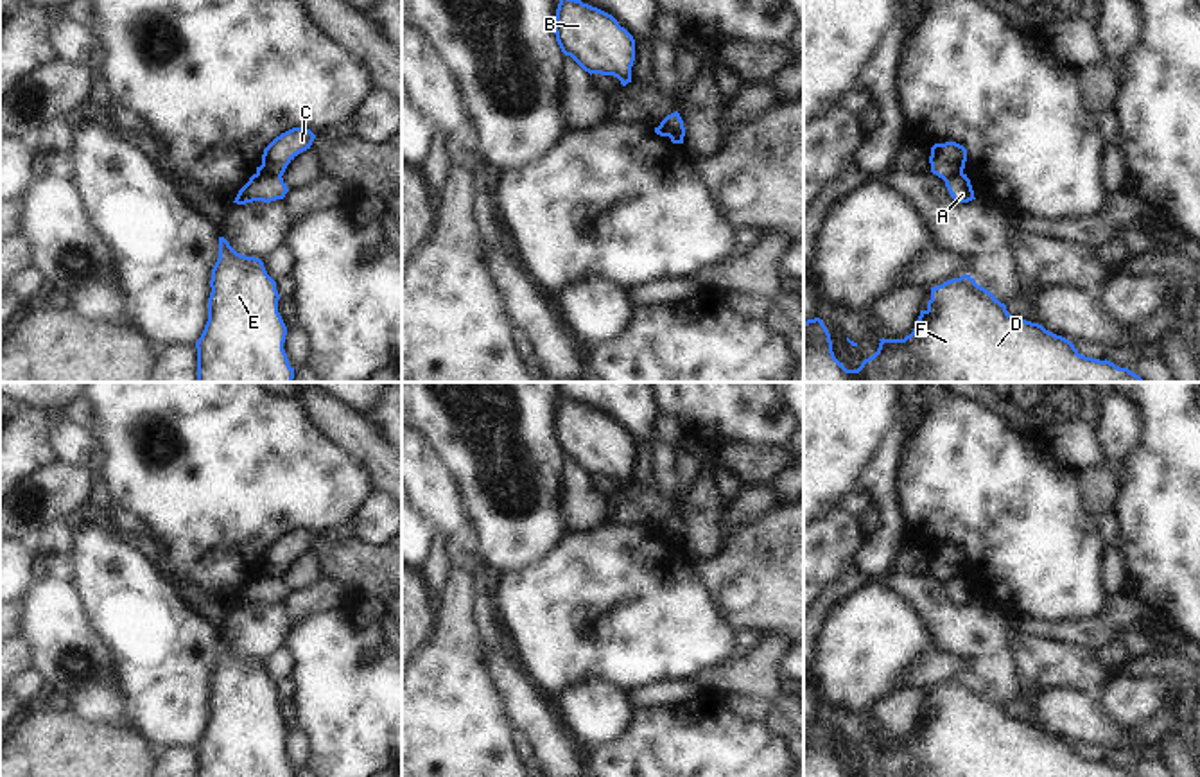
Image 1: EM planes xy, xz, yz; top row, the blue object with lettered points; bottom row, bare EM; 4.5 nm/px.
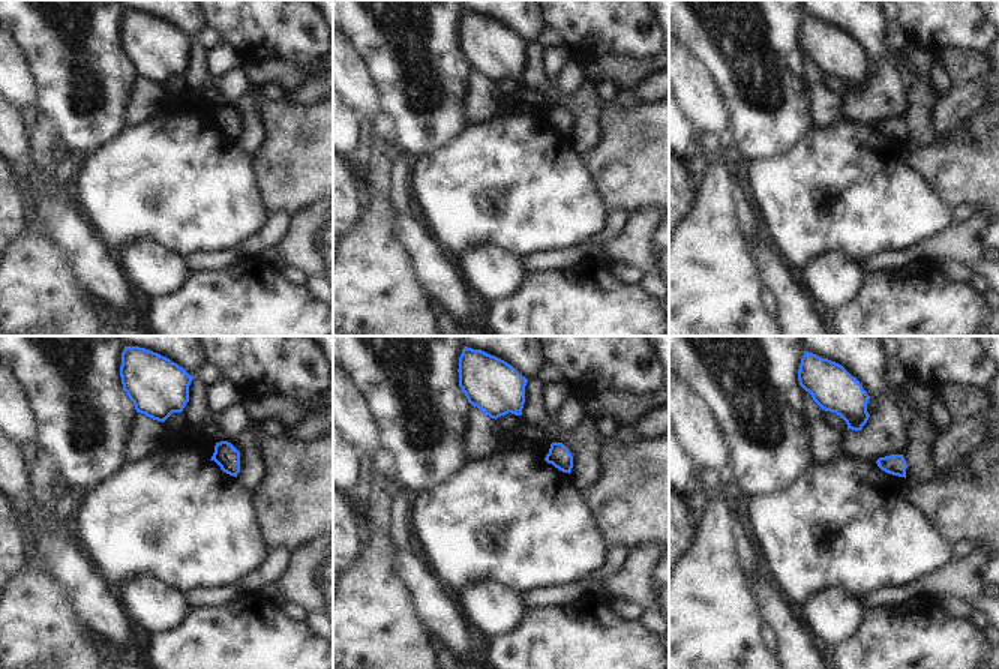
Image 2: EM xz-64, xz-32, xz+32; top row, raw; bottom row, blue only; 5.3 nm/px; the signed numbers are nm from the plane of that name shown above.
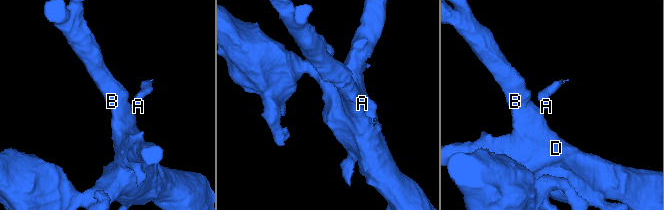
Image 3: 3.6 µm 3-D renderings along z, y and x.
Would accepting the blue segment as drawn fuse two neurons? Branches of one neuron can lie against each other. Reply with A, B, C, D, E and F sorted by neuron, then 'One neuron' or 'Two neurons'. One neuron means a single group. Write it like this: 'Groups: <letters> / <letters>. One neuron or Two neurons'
Groups: A B D E F / C. Two neurons

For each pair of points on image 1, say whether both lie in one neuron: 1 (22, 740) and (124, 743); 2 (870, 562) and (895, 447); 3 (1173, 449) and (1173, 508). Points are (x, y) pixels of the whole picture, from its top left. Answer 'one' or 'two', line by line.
1: one
2: one
3: one

